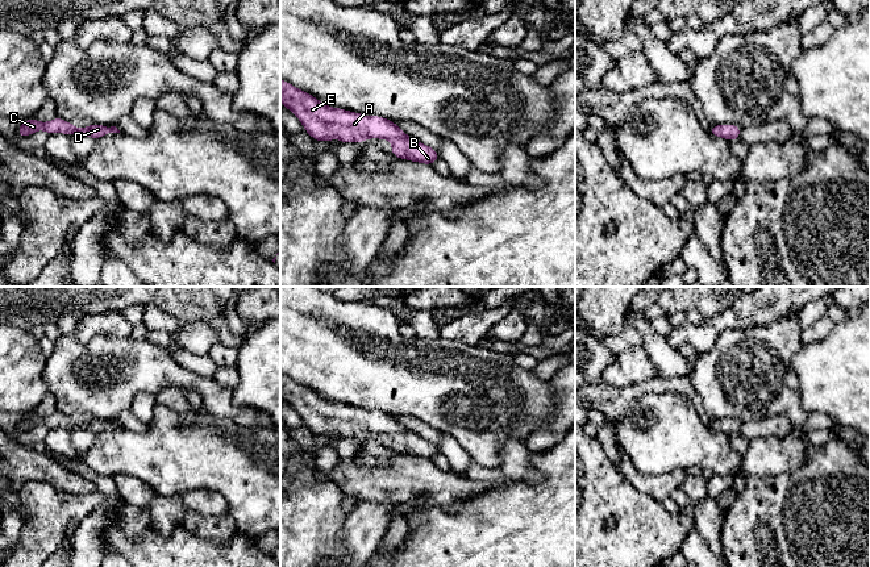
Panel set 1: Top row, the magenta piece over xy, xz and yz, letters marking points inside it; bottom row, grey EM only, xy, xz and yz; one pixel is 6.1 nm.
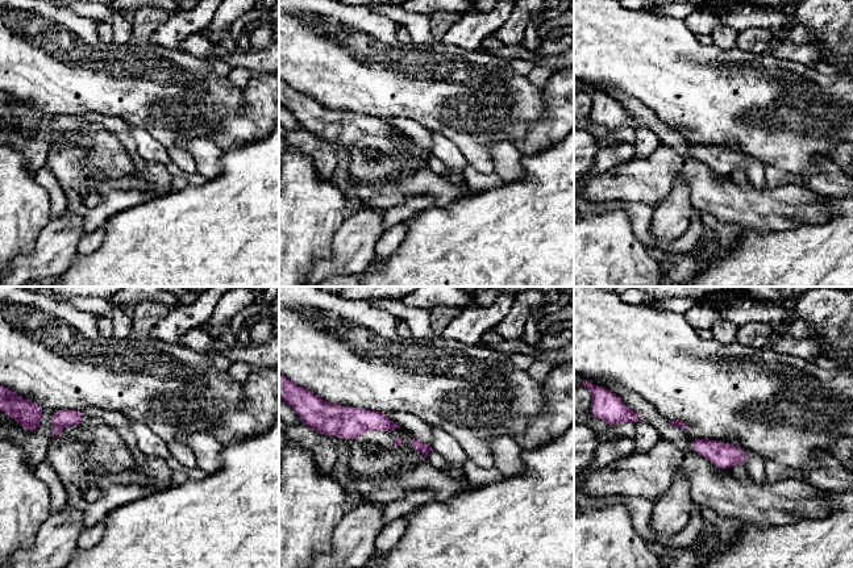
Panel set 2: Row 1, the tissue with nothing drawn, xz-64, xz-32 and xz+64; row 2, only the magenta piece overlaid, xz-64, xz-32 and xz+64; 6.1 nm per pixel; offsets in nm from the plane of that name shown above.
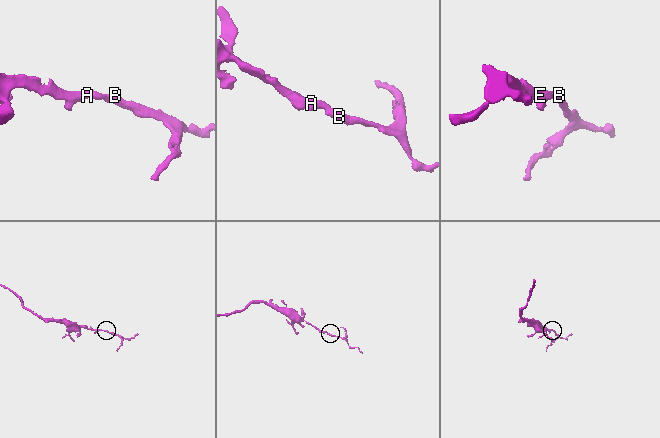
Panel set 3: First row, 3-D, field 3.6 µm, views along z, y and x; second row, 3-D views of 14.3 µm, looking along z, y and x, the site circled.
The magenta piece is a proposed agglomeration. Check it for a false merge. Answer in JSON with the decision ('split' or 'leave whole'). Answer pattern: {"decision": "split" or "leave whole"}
{"decision": "leave whole"}

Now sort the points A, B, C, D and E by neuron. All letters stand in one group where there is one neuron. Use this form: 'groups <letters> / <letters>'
groups A B C D E

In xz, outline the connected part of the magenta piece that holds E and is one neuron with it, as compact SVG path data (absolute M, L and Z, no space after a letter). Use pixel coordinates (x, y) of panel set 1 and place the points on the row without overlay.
M282 374L280 396L299 413L304 425L316 435L330 437L333 433L338 433L342 438L362 438L365 434L370 433L390 434L392 437L391 450L399 454L419 456L428 460L432 460L437 454L440 454L436 443L422 439L413 431L407 430L394 416L380 410L365 410L346 404L328 401L320 397L317 392Z

